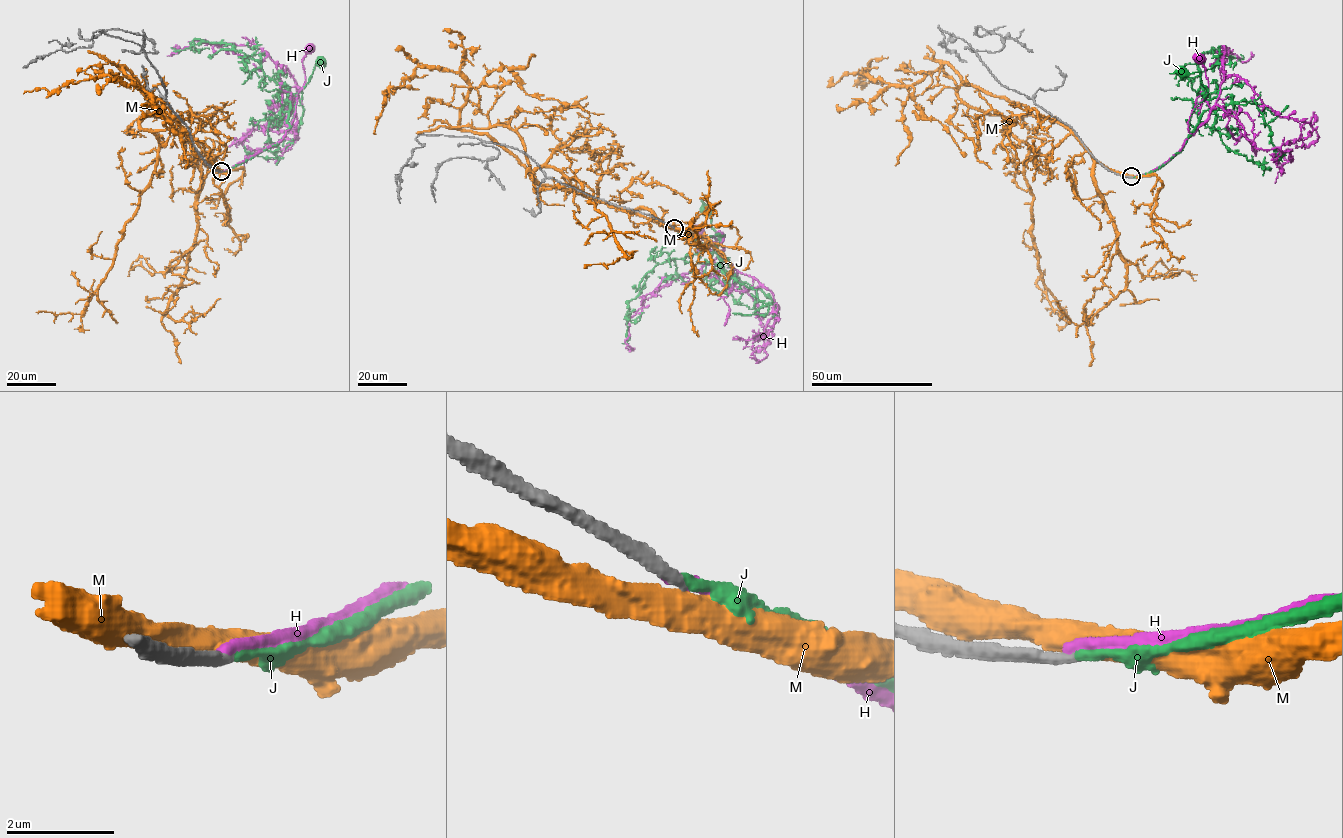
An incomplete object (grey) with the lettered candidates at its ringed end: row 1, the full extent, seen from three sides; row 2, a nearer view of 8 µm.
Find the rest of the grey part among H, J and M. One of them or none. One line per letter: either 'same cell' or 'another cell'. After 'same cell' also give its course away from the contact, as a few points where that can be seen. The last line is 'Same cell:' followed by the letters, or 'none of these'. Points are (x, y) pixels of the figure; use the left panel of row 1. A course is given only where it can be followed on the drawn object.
H: another cell
J: same cell; it runs (221, 171), (276, 144), (292, 122), (298, 92), (308, 81), (315, 64), (322, 63)
M: another cell
Same cell: J

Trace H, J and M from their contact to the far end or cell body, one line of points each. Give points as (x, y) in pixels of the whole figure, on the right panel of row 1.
H: (1131, 176), (1156, 169), (1180, 151), (1192, 134), (1188, 127), (1190, 113), (1207, 91), (1205, 69), (1200, 58)
J: (1132, 176), (1159, 168), (1179, 152), (1185, 143), (1192, 112), (1207, 91), (1199, 72), (1183, 72)
M: (1131, 176), (1100, 163), (1054, 121), (965, 84), (946, 63), (908, 85), (860, 74), (881, 85)

